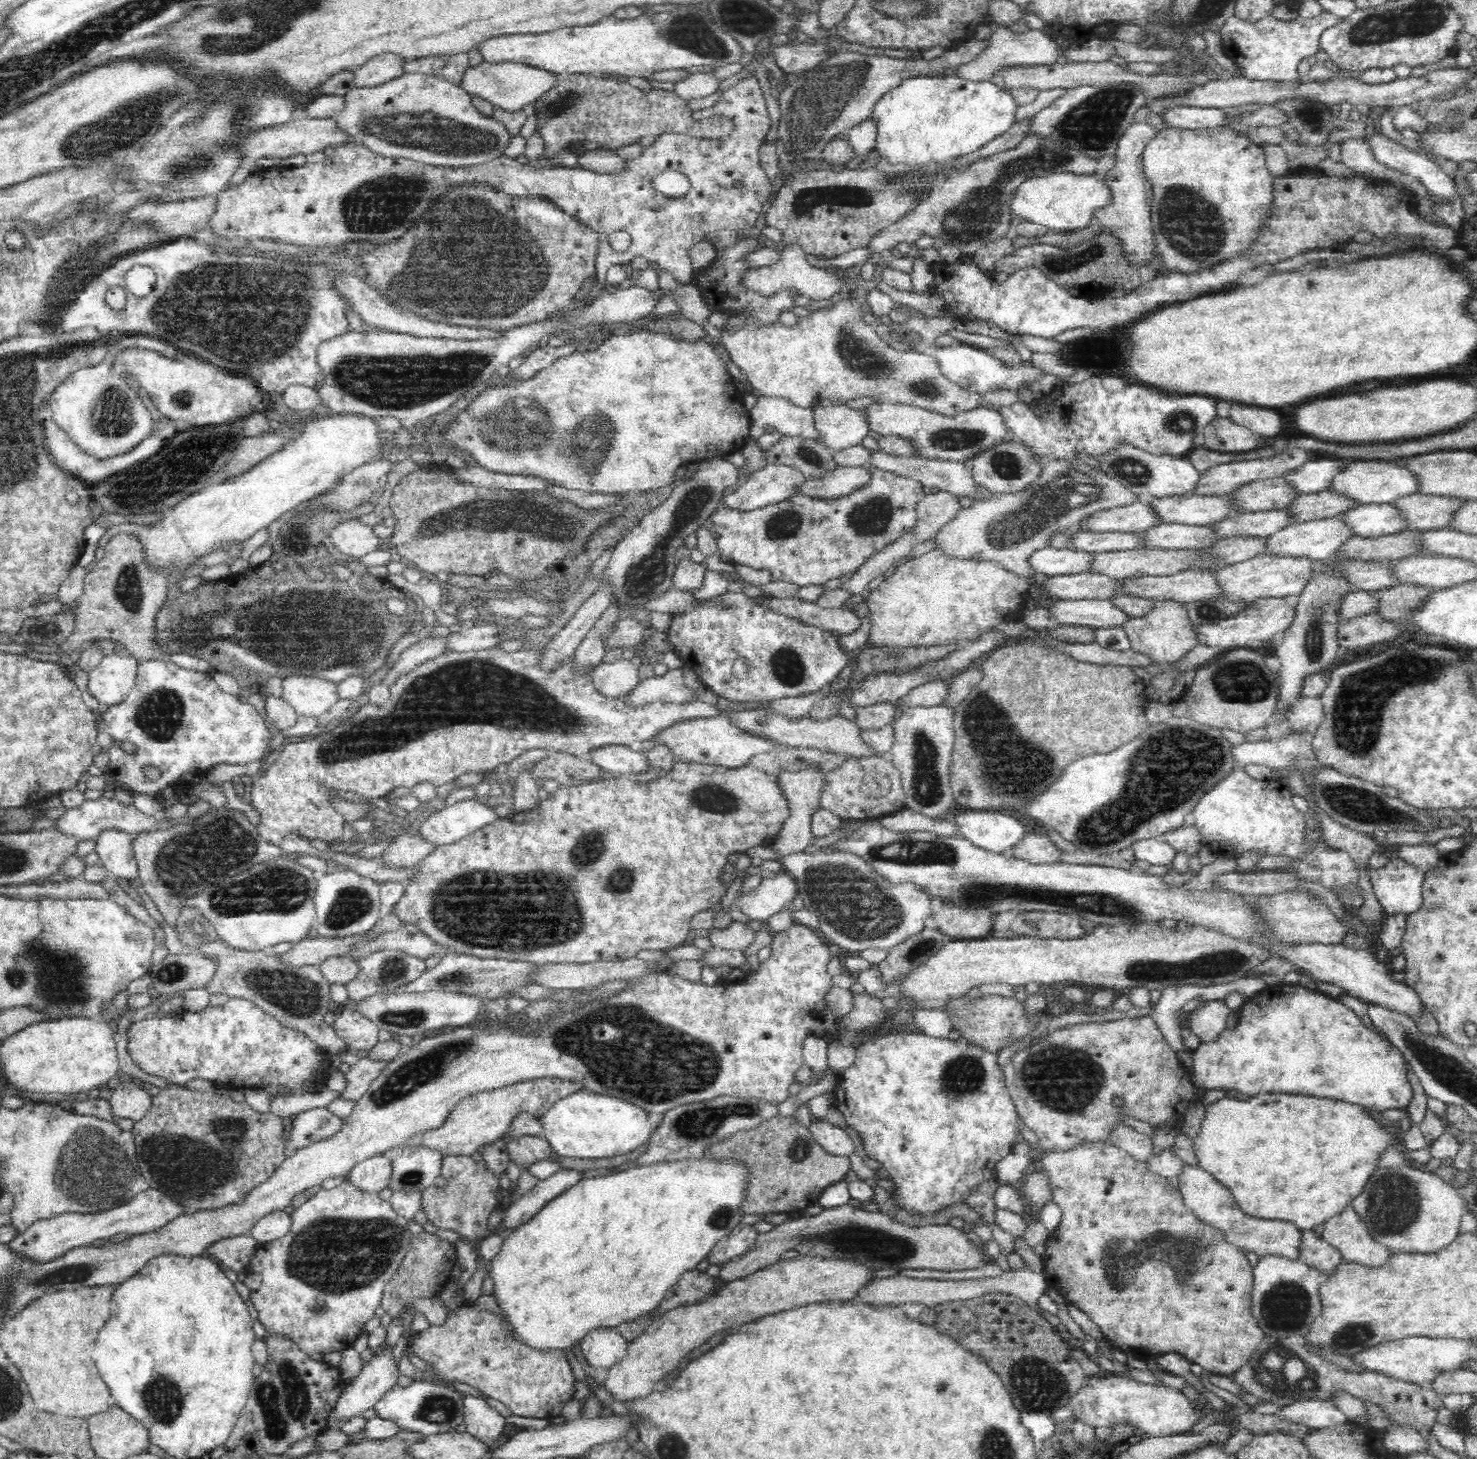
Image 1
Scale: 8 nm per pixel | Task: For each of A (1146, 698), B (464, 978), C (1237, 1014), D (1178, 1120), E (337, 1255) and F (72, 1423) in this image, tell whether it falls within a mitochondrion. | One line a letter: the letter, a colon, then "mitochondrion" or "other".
A: other
B: mitochondrion
C: other
D: other
E: mitochondrion
F: other

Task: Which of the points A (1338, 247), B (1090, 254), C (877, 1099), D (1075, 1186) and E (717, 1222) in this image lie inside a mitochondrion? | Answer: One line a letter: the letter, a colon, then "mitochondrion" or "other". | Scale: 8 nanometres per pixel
A: other
B: mitochondrion
C: other
D: other
E: mitochondrion

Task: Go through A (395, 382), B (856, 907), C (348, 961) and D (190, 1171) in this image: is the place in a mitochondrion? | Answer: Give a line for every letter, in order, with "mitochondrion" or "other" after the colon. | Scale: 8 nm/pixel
A: mitochondrion
B: mitochondrion
C: other
D: mitochondrion

